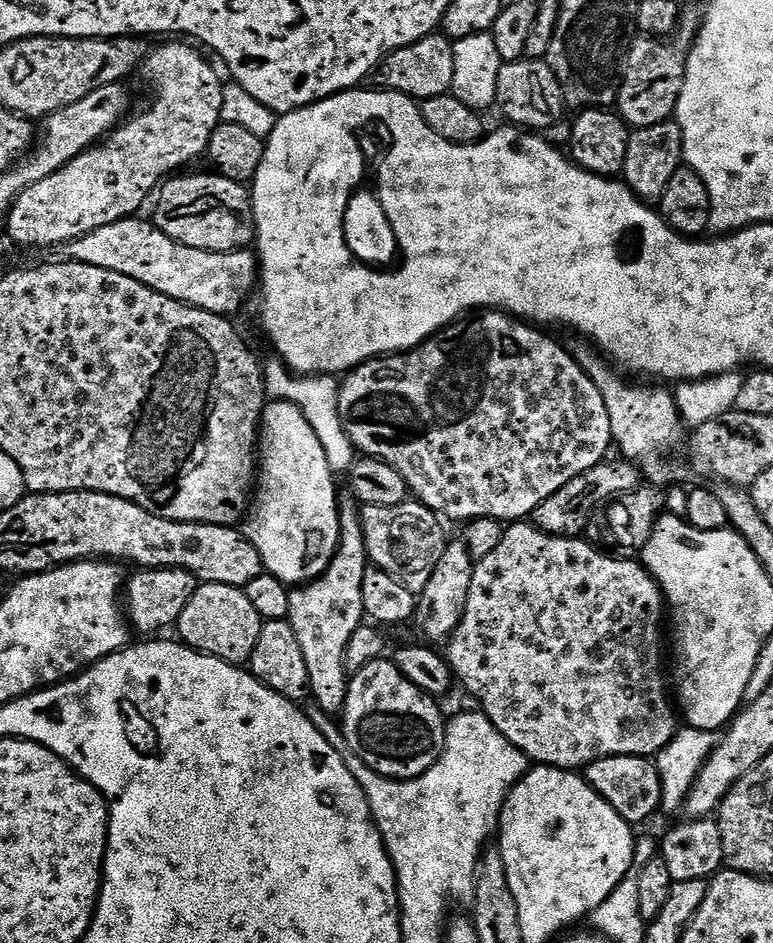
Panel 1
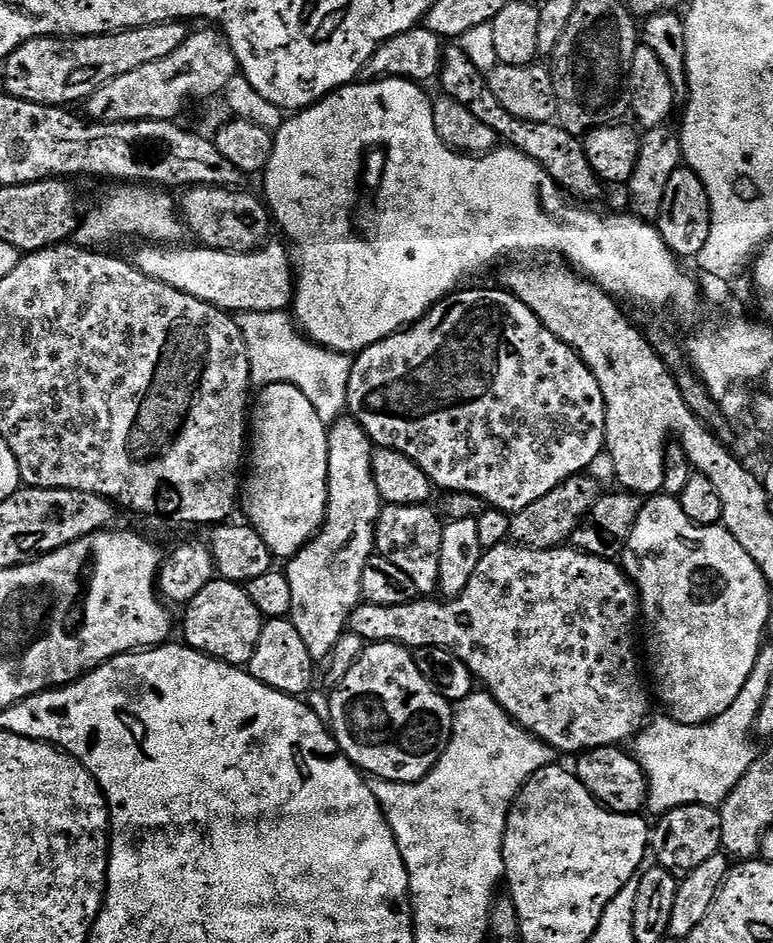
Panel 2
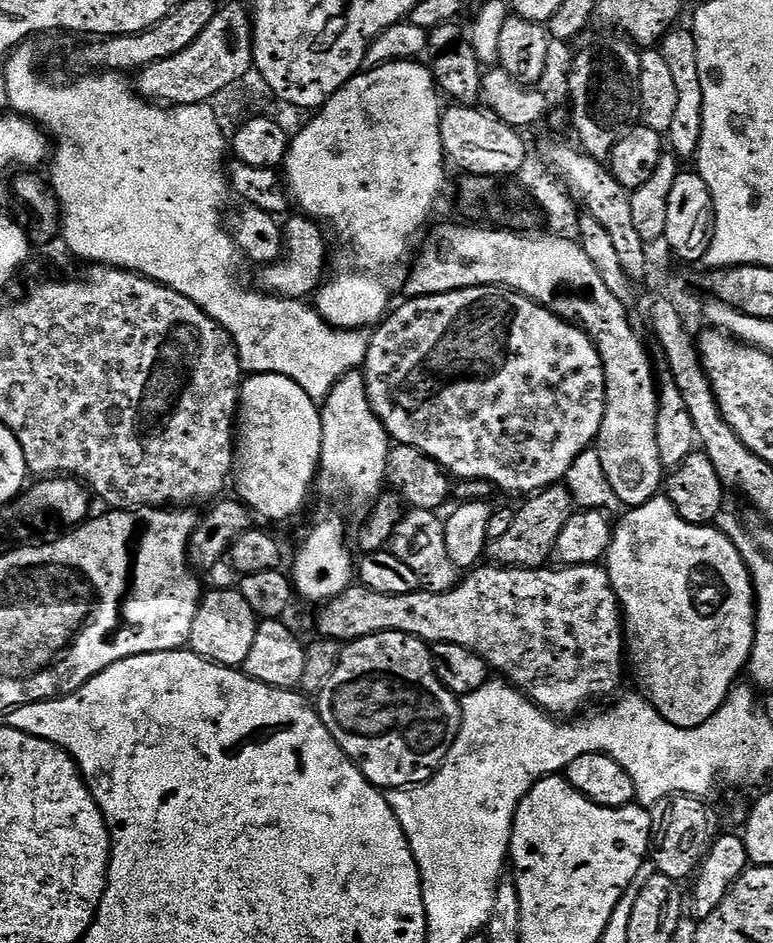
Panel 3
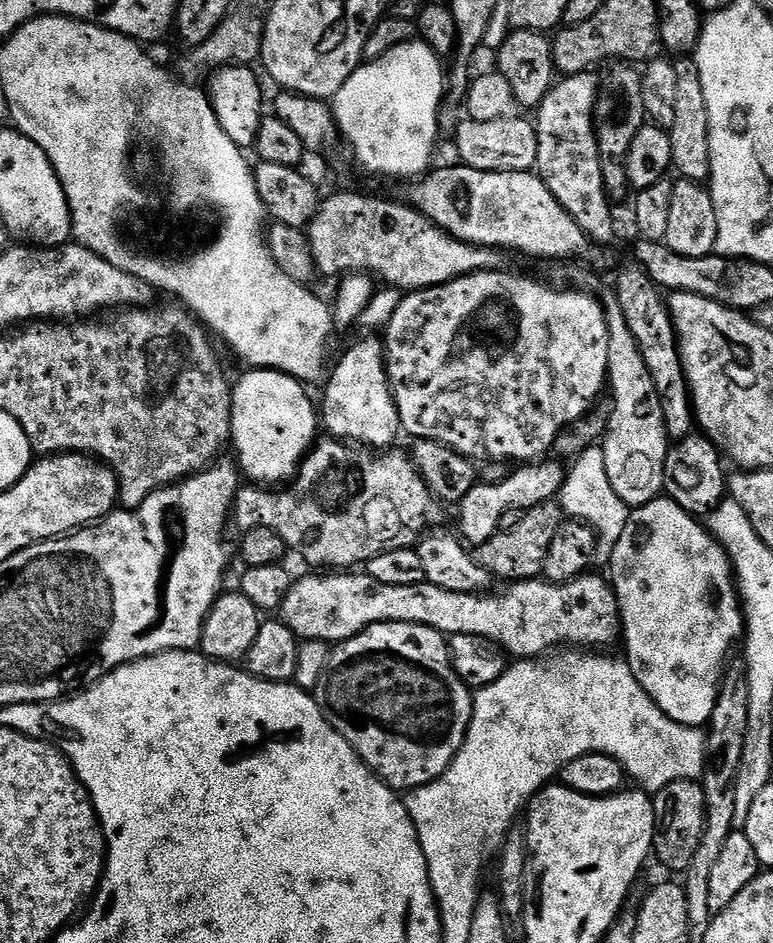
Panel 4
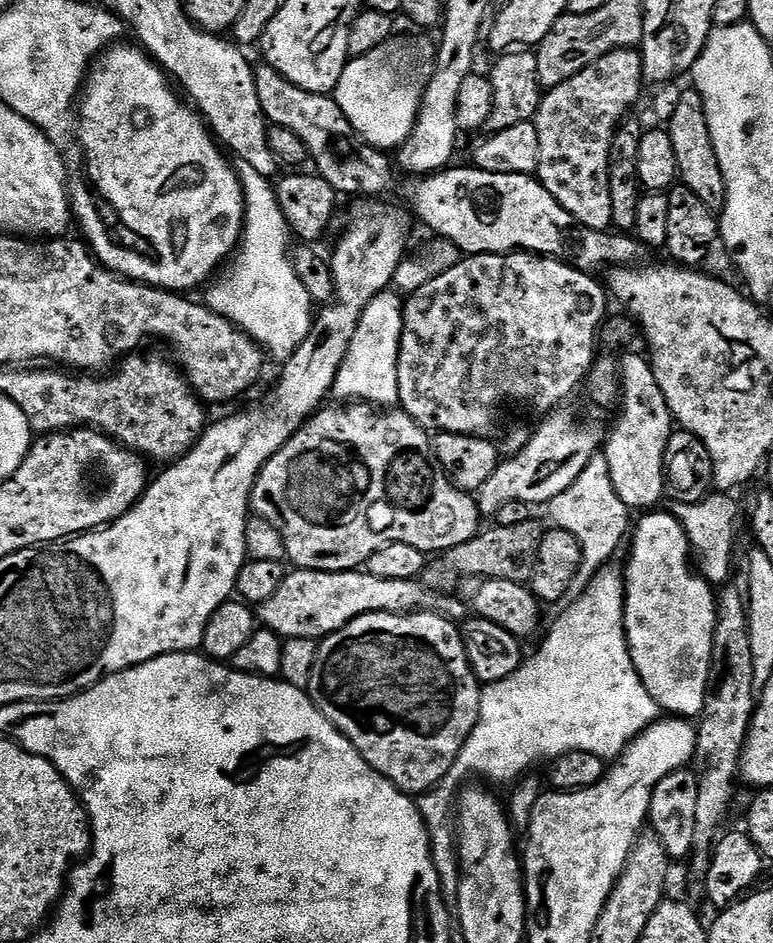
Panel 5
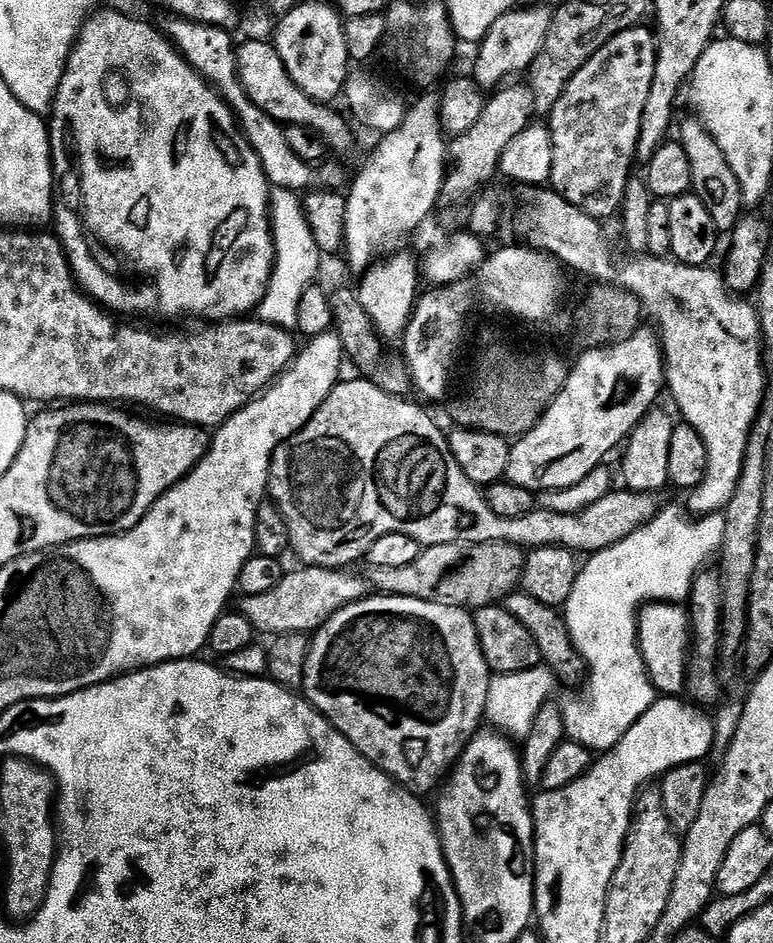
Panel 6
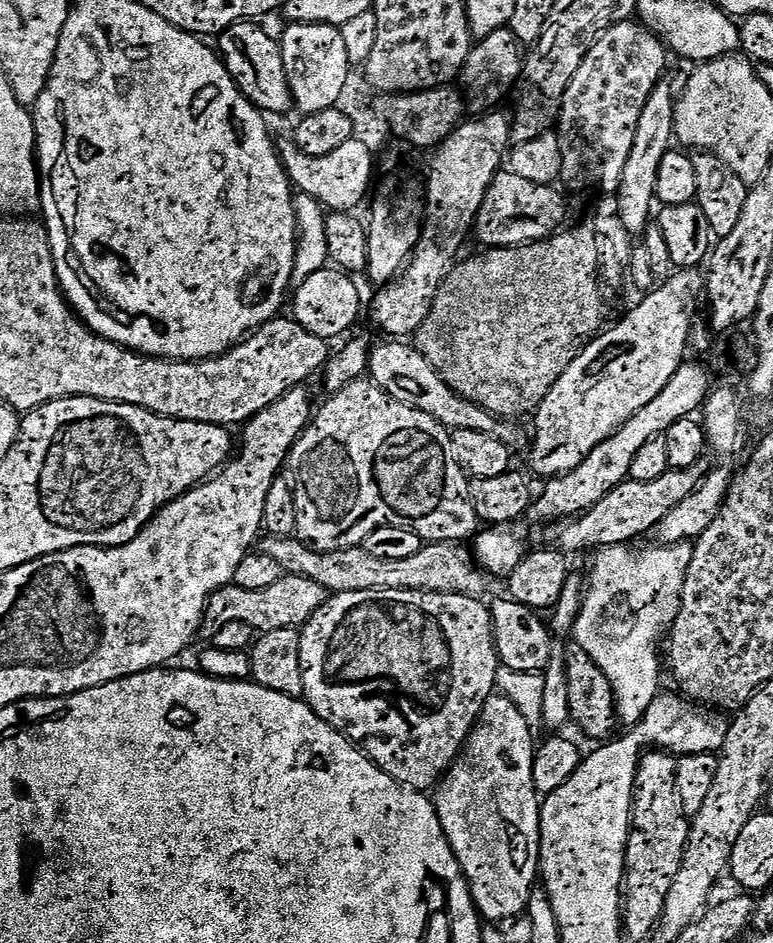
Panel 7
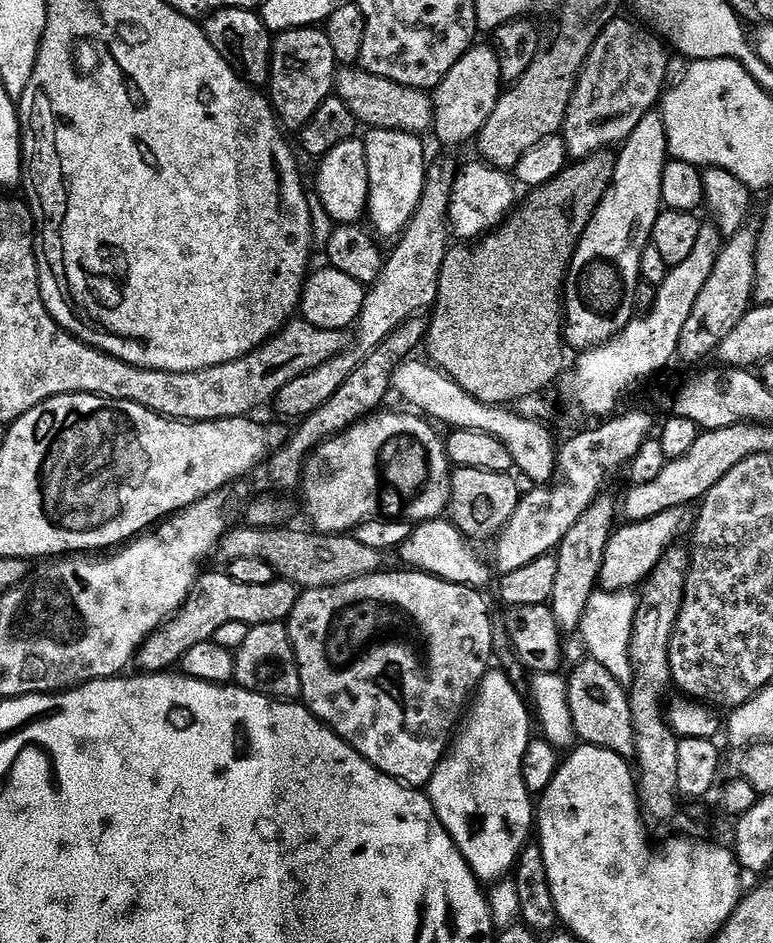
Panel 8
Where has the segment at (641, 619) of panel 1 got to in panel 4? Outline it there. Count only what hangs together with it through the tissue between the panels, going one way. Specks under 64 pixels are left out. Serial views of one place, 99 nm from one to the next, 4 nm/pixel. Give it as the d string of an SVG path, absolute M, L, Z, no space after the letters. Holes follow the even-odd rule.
M312 574L295 581L286 594L286 602L281 606L278 616L285 626L301 641L326 640L339 642L354 638L362 630L375 624L386 622L410 622L425 624L447 634L449 637L458 634L481 636L496 644L512 658L540 658L561 646L579 646L584 650L604 650L607 644L621 639L620 607L616 594L609 581L600 576L585 574L568 584L549 584L543 578L535 580L517 580L507 585L508 592L493 594L454 594L442 590L427 582L414 586L386 586L367 574Z

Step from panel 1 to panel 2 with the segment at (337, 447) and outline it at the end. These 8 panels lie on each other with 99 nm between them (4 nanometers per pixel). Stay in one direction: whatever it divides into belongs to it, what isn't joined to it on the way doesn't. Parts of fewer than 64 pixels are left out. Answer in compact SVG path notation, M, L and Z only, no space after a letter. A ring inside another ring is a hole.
M287 311L242 312L235 317L235 321L246 342L250 374L257 389L269 388L275 384L289 384L302 390L302 394L310 398L310 406L318 410L318 418L322 418L326 426L335 424L345 415L353 362L351 355L315 344L304 335Z

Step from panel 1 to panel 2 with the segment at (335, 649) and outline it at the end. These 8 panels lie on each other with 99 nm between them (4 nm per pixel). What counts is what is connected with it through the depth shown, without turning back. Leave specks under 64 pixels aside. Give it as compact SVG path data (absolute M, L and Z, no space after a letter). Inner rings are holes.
M341 418L328 428L328 509L324 515L324 525L312 537L312 541L286 564L292 599L290 619L294 630L302 634L302 642L306 642L306 650L310 650L316 662L327 661L330 650L334 650L334 642L338 642L340 635L348 628L348 619L362 600L362 570L366 570L366 562L376 552L376 523L382 501L372 477L373 451L371 438L356 420Z

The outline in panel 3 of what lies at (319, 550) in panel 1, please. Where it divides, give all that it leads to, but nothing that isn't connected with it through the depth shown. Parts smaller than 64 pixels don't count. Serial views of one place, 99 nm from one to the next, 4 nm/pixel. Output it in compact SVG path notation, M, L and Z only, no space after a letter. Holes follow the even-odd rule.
M252 374L241 383L240 386L240 406L236 410L236 426L234 429L234 484L236 480L235 495L248 505L249 509L257 517L260 516L264 520L284 520L287 516L292 516L295 512L300 512L304 508L304 503L308 500L308 491L314 488L314 481L318 476L320 468L320 451L322 450L322 422L320 421L320 409L317 401L310 398L310 394L306 394L306 390L302 390L302 386L298 386L298 382L294 382L285 376L278 374L262 374L261 376Z

